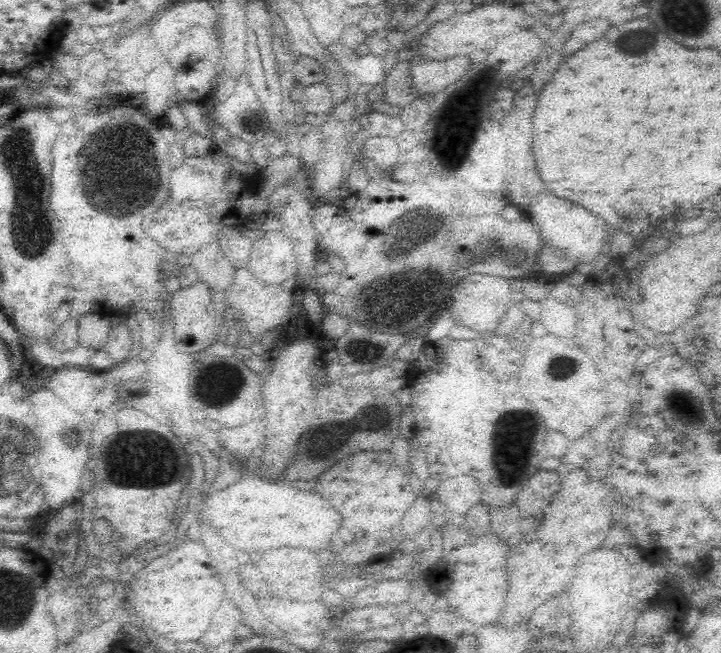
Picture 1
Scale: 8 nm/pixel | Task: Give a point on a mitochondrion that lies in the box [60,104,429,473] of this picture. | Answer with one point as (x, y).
(131, 143)

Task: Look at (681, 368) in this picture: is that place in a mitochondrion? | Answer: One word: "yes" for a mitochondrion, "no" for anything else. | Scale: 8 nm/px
no

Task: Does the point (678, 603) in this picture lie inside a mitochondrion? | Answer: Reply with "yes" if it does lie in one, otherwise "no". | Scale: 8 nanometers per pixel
no

